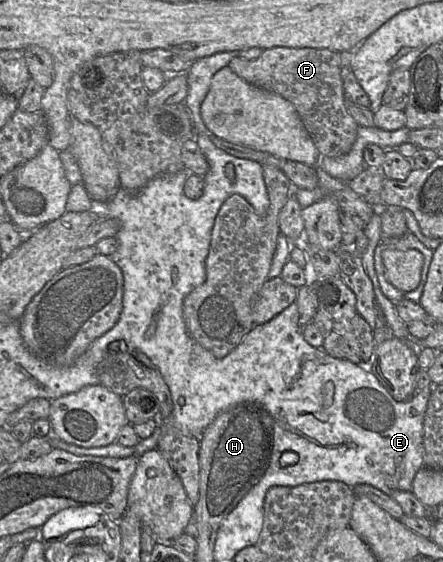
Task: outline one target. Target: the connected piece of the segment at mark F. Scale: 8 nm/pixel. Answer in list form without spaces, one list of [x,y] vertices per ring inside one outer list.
[[[275,47],[263,51],[255,60],[236,57],[230,67],[254,86],[274,92],[296,108],[321,157],[348,153],[357,137],[358,124],[345,105],[340,53],[330,49]]]

